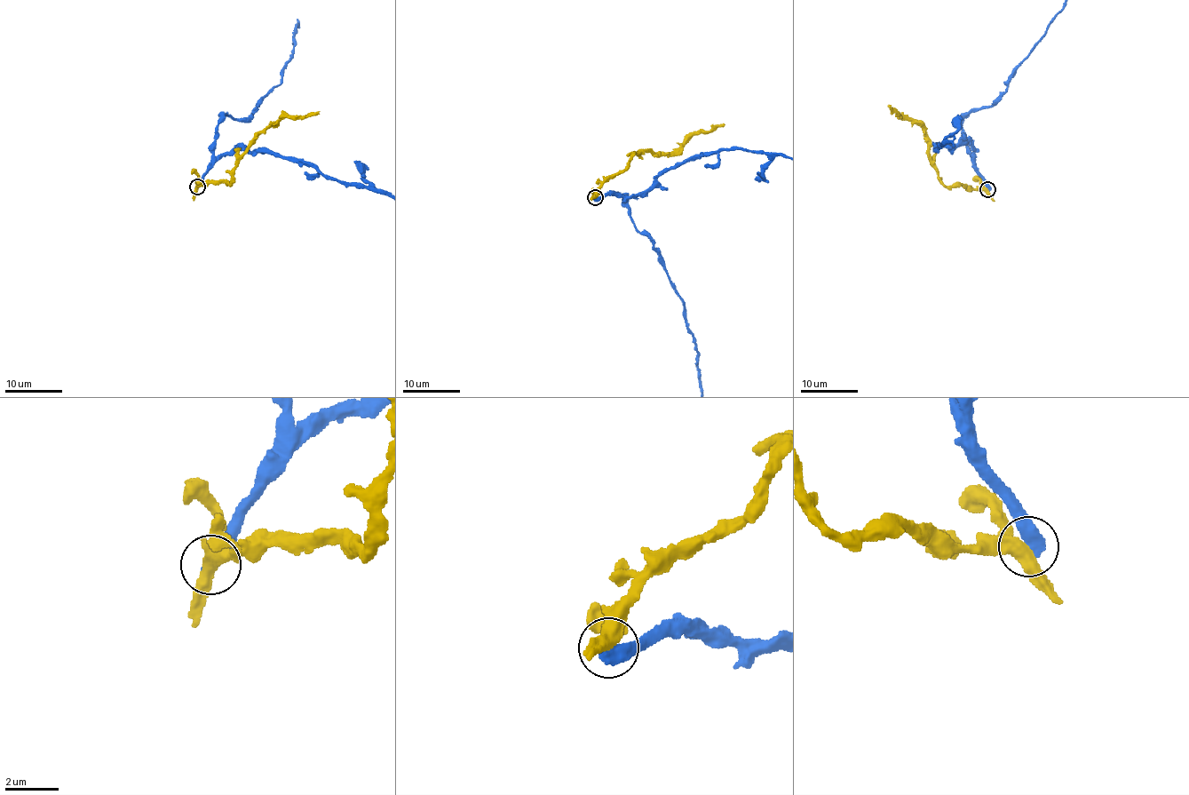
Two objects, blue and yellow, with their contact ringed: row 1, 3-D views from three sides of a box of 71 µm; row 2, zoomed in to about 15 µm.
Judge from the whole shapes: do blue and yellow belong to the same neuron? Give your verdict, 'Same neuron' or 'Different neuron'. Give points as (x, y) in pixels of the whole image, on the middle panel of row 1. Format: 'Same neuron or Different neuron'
Different neuron

